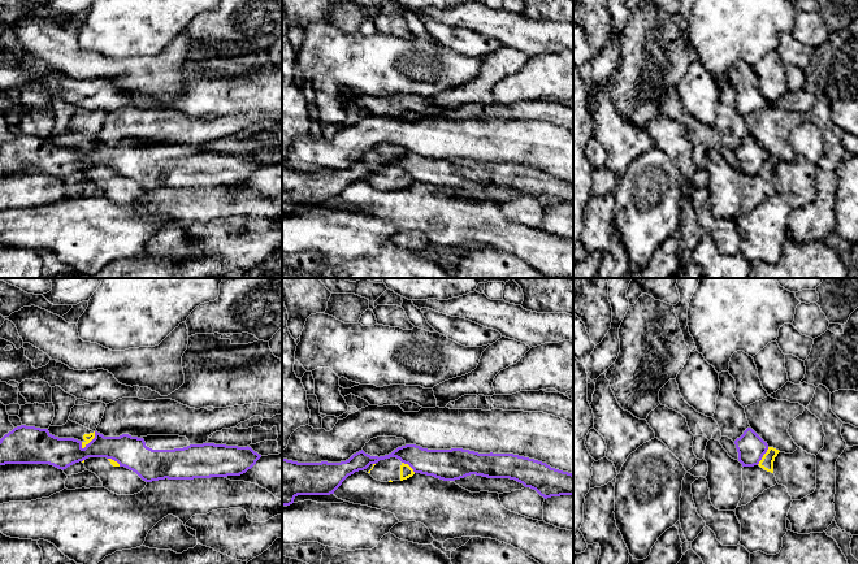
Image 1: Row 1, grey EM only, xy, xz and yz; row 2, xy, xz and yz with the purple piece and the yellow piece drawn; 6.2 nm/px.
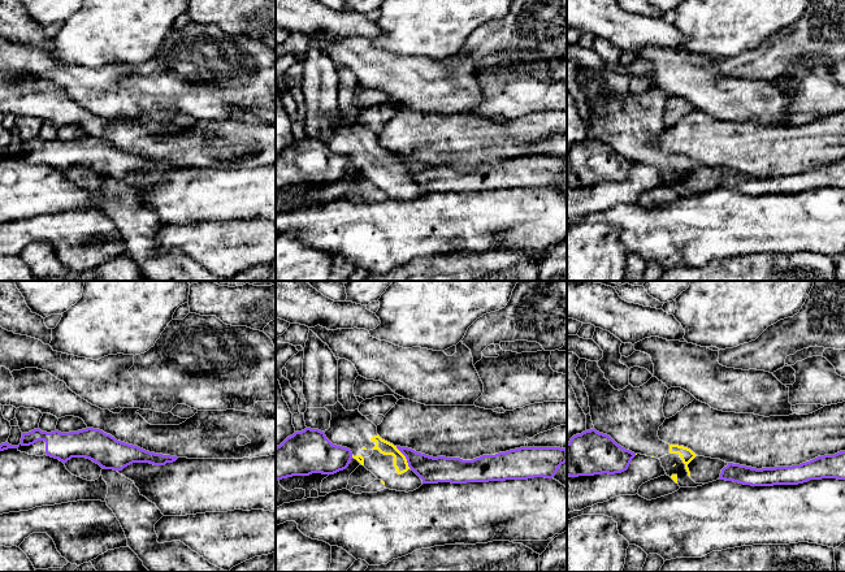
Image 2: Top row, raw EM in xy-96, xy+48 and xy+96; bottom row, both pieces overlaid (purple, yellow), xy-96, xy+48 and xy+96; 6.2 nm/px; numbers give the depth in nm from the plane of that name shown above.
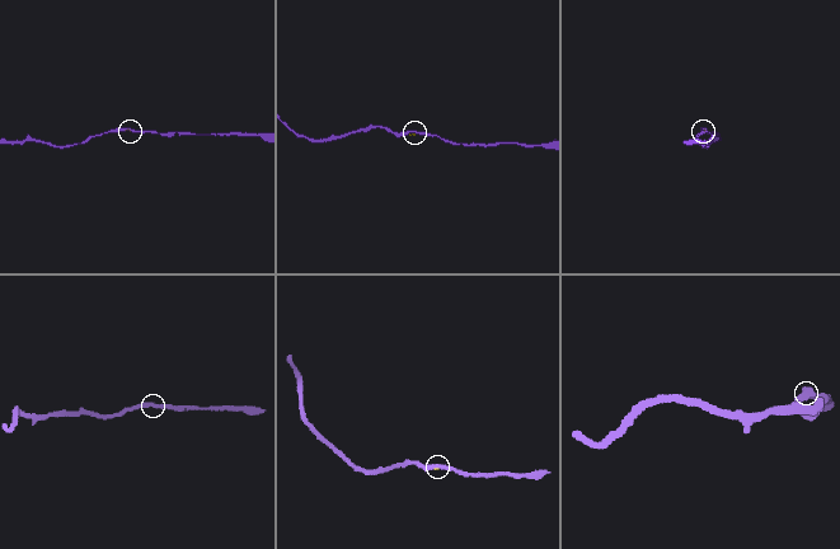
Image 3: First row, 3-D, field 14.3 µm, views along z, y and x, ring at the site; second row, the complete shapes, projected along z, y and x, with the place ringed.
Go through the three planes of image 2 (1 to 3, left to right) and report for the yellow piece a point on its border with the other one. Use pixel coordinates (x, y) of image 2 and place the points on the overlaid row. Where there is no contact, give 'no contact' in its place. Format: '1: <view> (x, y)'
1: no contact
2: xy+48 (404, 455)
3: no contact

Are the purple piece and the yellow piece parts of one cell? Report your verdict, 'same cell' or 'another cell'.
another cell

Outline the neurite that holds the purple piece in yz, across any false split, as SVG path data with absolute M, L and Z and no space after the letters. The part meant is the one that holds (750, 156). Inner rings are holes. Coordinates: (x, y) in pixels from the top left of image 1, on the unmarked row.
M748 136L744 143L734 149L738 170L742 175L758 174L763 164L768 159L764 151L751 136Z

